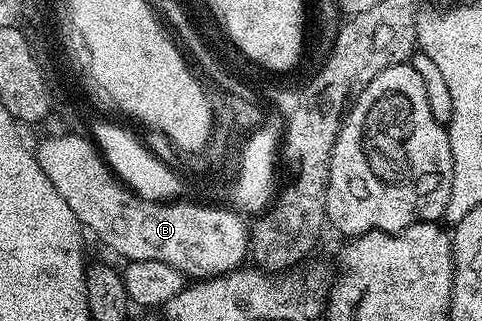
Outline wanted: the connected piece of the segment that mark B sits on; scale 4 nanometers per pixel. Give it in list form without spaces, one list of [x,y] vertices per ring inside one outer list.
[[[66,133],[55,134],[53,136],[43,137],[43,142],[39,144],[38,150],[36,146],[36,157],[40,168],[44,172],[44,176],[48,176],[48,180],[52,180],[52,184],[56,188],[56,192],[60,192],[60,196],[64,196],[64,204],[68,204],[68,208],[72,208],[72,212],[76,216],[76,220],[87,231],[90,230],[107,246],[110,250],[115,250],[116,253],[122,257],[122,260],[129,260],[131,262],[139,262],[140,260],[160,260],[172,264],[177,270],[181,270],[183,275],[191,276],[193,279],[201,280],[203,278],[216,278],[221,274],[231,274],[232,271],[239,269],[243,265],[242,262],[247,261],[248,251],[250,249],[250,232],[248,229],[248,222],[245,217],[238,210],[234,208],[227,208],[228,210],[221,210],[218,206],[197,206],[194,202],[186,202],[187,200],[171,200],[171,201],[150,201],[135,194],[130,187],[123,184],[118,175],[116,175],[106,163],[103,158],[102,151],[95,145],[89,137],[83,136],[81,133]]]

